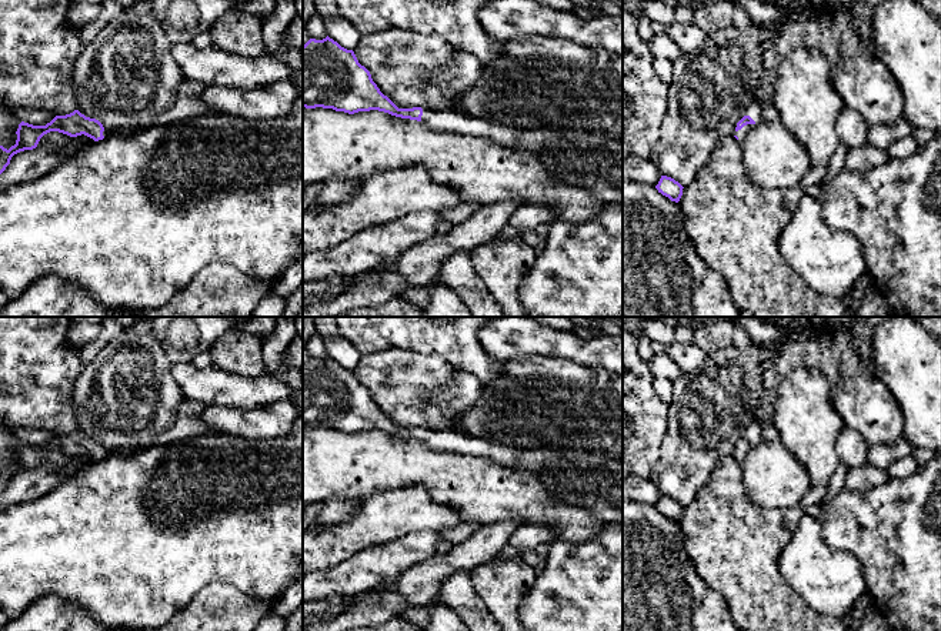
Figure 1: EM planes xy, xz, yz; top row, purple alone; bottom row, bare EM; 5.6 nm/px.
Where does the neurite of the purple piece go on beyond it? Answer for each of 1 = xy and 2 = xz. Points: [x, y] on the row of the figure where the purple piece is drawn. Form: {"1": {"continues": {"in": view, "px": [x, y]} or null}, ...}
{"1": {"continues": {"in": "xy", "px": [106, 133]}}, "2": {"continues": {"in": "xz", "px": [591, 160]}}}

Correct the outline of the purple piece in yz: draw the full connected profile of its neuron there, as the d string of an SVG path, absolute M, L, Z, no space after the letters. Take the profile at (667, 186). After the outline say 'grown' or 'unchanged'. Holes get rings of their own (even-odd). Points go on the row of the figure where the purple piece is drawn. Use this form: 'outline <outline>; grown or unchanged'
outline M661 176L658 184L655 186L658 193L668 197L671 201L678 203L683 196L683 186L671 177Z; unchanged

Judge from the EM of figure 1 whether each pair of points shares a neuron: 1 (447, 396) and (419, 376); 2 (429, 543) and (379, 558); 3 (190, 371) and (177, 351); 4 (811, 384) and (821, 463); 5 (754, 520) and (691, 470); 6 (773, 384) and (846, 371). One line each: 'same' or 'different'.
1: same
2: same
3: different
4: same
5: different
6: same

